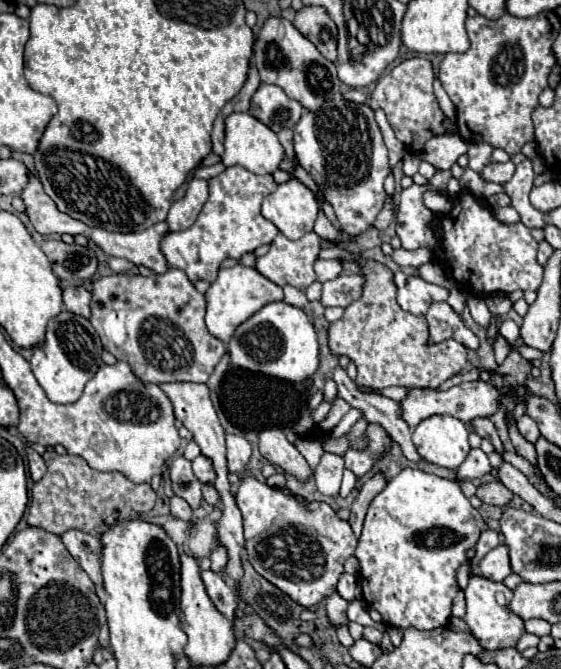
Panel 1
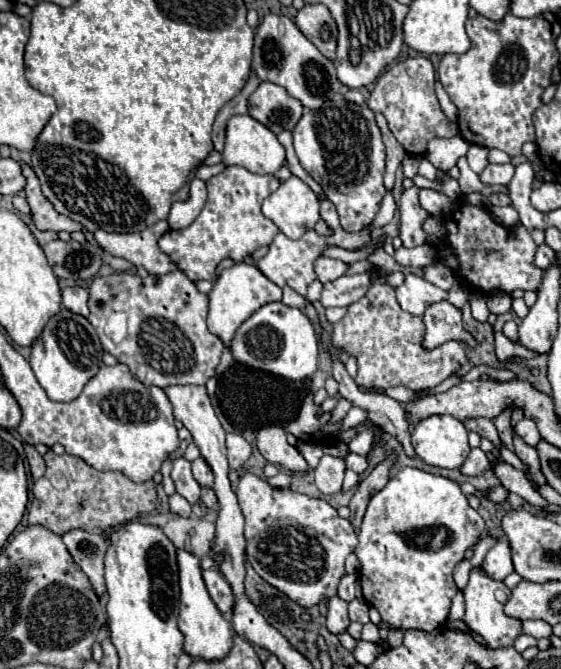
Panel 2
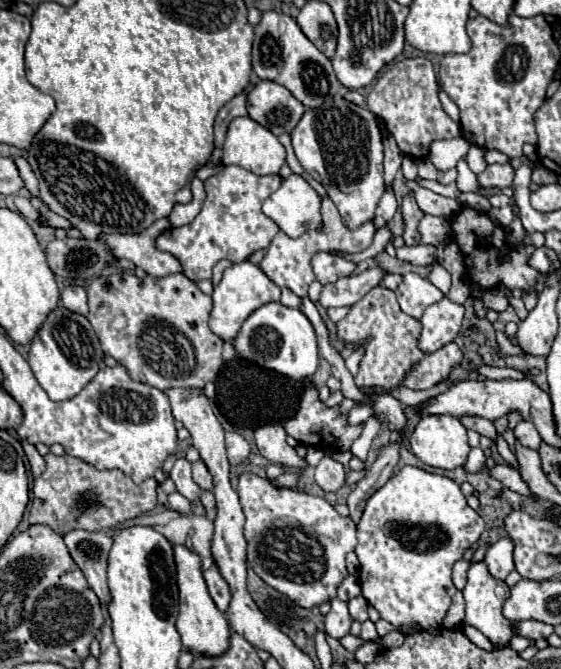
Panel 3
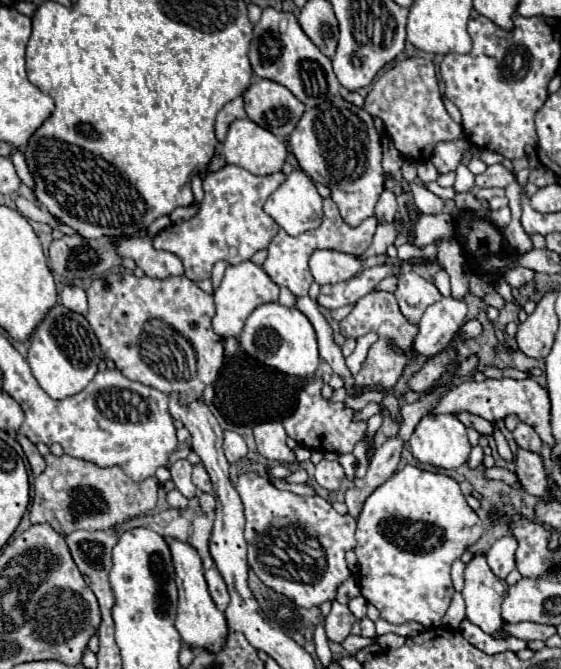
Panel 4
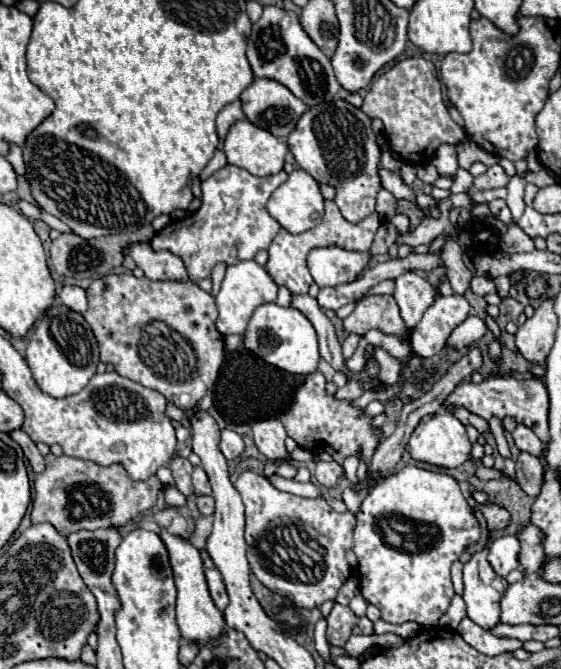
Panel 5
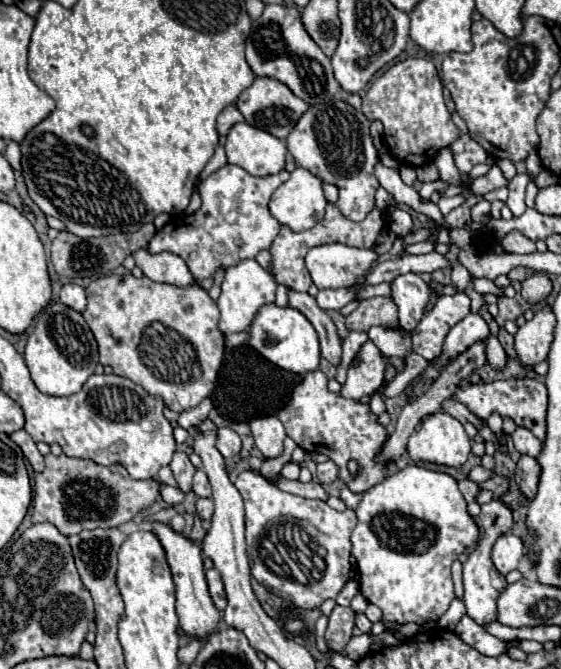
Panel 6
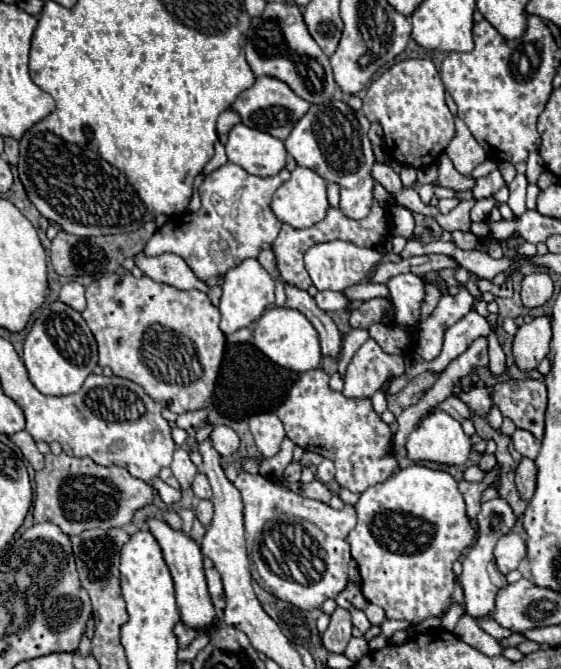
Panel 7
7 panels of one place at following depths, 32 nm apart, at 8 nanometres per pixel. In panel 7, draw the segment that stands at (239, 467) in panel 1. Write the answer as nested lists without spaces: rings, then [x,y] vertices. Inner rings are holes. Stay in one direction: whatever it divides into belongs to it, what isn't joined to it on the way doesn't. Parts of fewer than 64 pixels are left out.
[[[214,426],[212,432],[210,432],[210,442],[214,446],[214,450],[220,454],[220,456],[230,456],[238,450],[240,446],[240,440],[238,440],[238,434],[232,430],[232,428],[226,428],[226,426]]]

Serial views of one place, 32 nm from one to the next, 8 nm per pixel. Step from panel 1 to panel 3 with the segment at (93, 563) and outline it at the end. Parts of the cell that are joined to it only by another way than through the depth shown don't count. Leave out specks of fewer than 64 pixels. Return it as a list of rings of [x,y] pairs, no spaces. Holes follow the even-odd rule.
[[[72,530],[64,536],[64,542],[70,550],[70,556],[86,576],[90,588],[98,596],[102,606],[110,604],[110,590],[106,584],[106,568],[108,568],[108,554],[114,544],[112,530],[100,532],[86,532],[86,530]]]

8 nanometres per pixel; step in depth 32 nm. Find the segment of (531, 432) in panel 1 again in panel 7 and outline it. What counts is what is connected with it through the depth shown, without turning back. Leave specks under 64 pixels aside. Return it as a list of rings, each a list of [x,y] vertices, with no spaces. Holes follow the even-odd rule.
[[[516,430],[512,434],[512,442],[514,442],[514,448],[526,458],[534,460],[540,452],[540,442],[528,430]]]

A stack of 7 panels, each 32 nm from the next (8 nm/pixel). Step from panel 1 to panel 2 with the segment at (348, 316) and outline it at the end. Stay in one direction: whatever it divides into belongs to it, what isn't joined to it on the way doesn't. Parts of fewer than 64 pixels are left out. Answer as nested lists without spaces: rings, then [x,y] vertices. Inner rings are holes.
[[[380,274],[368,288],[366,296],[348,306],[348,314],[334,324],[332,344],[358,358],[356,384],[368,390],[386,390],[392,386],[408,386],[410,390],[428,390],[452,376],[464,362],[464,346],[450,340],[434,350],[422,348],[424,322],[400,308],[394,288]]]

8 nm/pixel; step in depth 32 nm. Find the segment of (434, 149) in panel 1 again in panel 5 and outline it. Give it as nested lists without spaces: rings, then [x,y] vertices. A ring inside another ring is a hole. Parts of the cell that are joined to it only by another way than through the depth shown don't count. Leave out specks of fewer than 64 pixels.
[[[442,144],[442,146],[436,150],[434,166],[438,168],[440,176],[454,178],[456,172],[458,172],[458,162],[456,162],[456,150],[454,150],[454,146],[450,146],[450,144]]]

